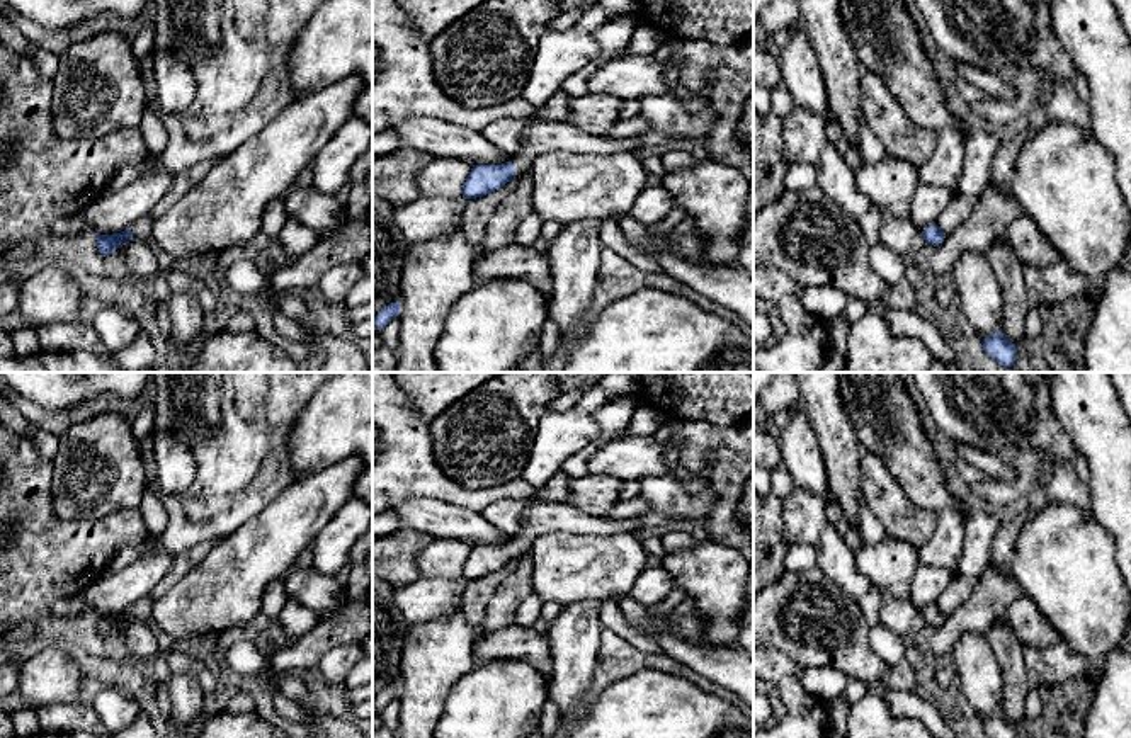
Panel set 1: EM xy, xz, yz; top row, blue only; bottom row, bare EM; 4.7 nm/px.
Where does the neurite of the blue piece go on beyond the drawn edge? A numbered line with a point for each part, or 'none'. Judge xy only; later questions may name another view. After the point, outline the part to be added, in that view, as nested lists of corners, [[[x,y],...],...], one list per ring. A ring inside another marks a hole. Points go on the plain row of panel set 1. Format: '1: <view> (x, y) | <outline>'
1: xy (142, 609) | [[[146,595],[146,597],[136,600],[136,602],[129,607],[129,610],[131,610],[131,614],[133,614],[133,619],[136,619],[136,621],[148,621],[150,616],[151,616],[151,610],[153,610],[153,604],[155,604],[155,600],[153,600],[150,595]]]

